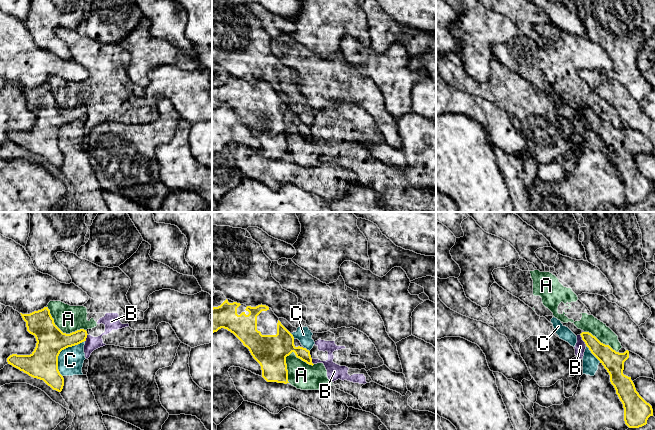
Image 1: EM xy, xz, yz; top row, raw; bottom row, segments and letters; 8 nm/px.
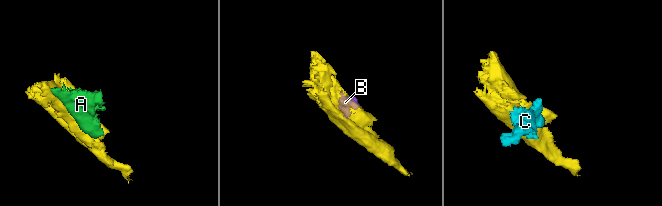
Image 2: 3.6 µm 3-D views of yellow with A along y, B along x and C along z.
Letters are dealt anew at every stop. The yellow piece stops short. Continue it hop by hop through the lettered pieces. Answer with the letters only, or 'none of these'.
none of these

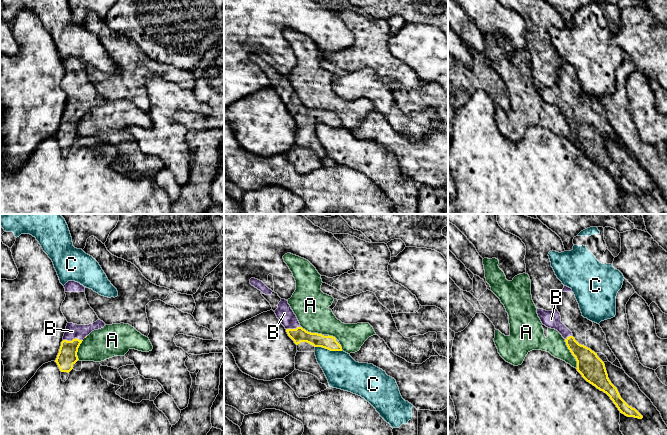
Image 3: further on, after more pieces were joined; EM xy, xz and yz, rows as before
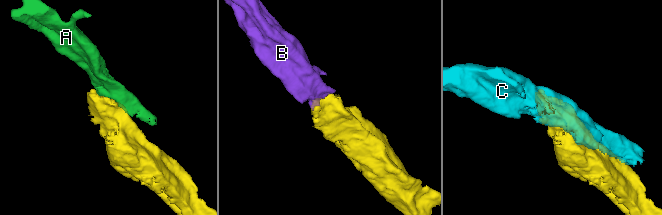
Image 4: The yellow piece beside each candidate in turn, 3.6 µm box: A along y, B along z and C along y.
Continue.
B

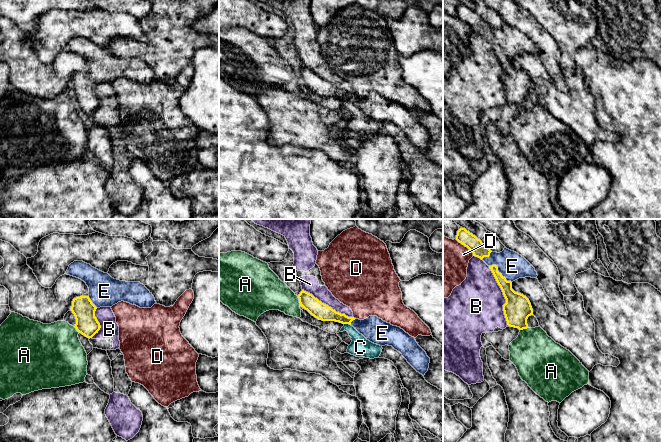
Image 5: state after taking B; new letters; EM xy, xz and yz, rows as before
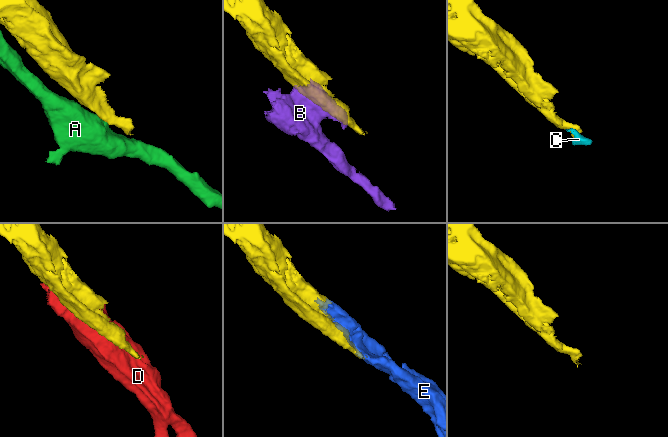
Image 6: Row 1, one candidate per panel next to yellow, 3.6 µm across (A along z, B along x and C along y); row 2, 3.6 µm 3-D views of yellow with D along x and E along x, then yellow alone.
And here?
E

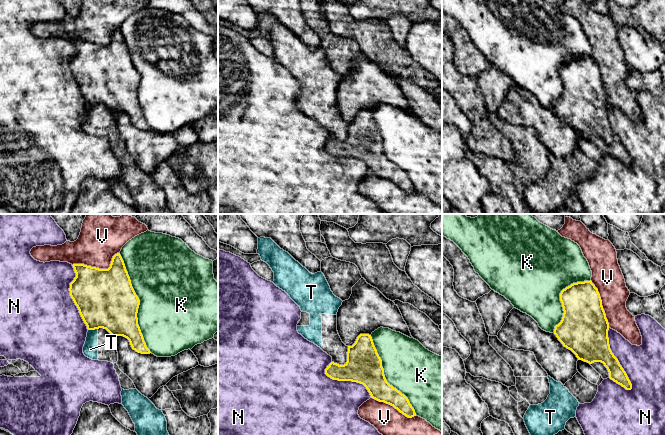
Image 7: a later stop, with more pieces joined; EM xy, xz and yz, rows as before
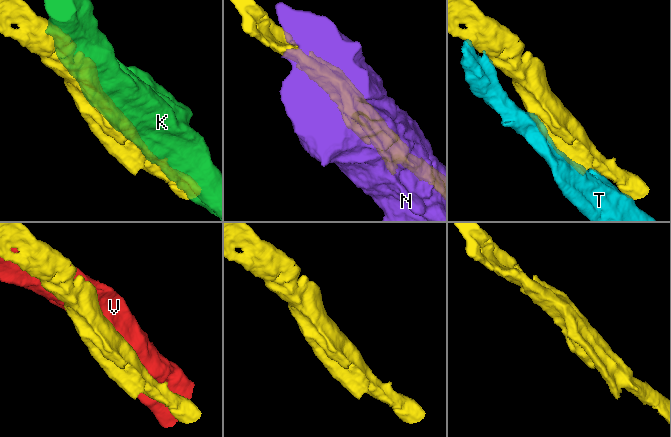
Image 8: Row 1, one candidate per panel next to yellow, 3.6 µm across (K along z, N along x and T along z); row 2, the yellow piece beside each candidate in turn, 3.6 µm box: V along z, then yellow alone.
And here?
none of these

